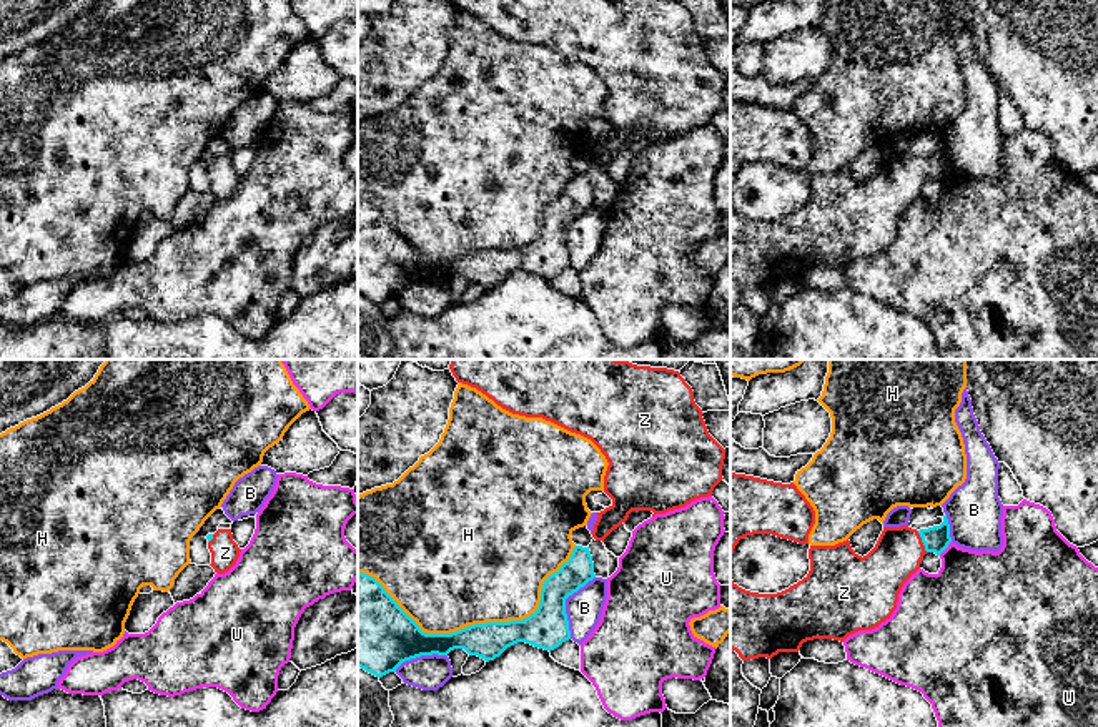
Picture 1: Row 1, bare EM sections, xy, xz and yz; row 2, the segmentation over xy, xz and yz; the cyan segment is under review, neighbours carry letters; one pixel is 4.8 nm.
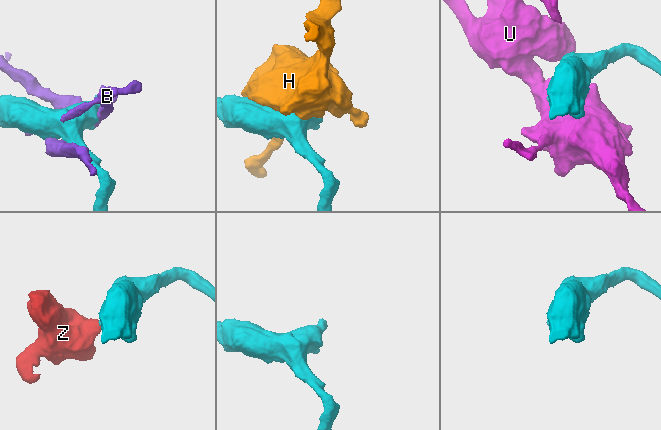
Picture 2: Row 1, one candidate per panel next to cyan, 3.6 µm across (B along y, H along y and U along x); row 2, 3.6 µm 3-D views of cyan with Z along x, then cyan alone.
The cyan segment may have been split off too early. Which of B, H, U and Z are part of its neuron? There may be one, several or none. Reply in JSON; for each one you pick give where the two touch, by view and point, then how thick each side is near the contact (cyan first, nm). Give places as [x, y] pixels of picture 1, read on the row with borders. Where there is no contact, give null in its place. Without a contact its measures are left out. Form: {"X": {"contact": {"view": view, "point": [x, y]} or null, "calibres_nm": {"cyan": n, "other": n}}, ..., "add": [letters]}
{"Z": {"contact": {"view": "yz", "point": [922, 541]}, "calibres_nm": {"cyan": 130, "other": 240}}, "add": ["Z"]}

